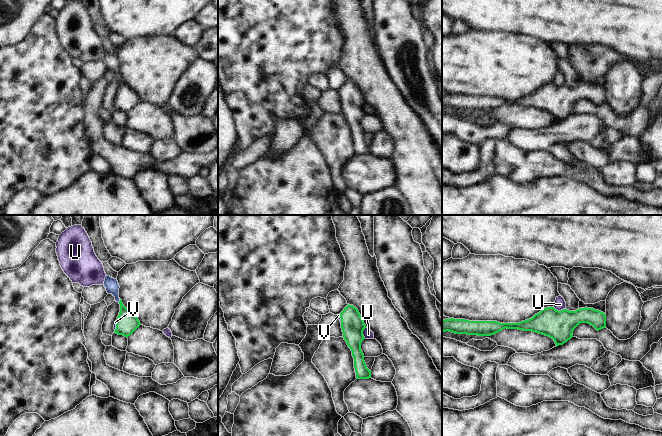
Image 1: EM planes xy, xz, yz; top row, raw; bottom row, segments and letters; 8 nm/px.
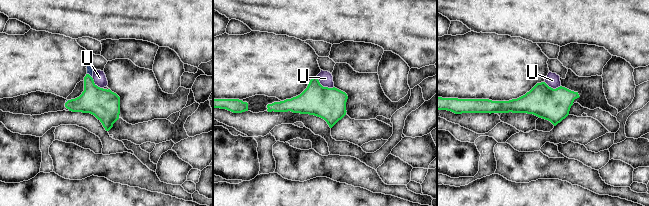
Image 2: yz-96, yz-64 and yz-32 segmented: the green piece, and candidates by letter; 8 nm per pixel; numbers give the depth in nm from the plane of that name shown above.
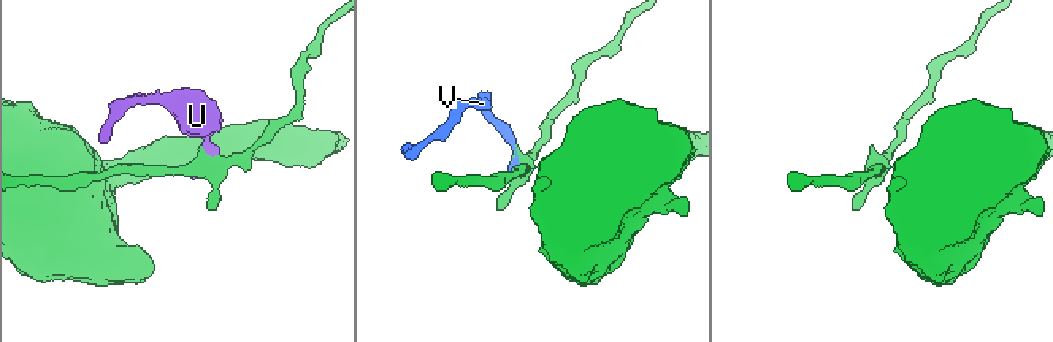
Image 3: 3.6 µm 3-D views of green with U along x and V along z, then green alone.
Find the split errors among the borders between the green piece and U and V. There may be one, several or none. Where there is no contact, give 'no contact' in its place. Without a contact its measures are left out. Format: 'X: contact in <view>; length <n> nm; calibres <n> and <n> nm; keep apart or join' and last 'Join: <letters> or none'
U: contact in yz; length 110 nm; calibres 240 and 90 nm; keep apart
V: contact in xy; length 30 nm; calibres 170 and 110 nm; join
Join: V

